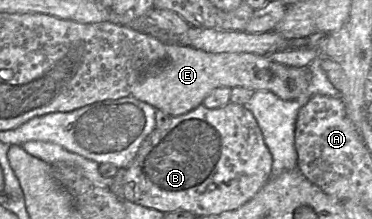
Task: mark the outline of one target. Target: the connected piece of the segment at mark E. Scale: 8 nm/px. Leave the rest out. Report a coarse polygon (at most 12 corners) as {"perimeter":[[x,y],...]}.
{"perimeter":[[166,43],[131,96],[170,116],[219,87],[297,99],[307,67]]}

